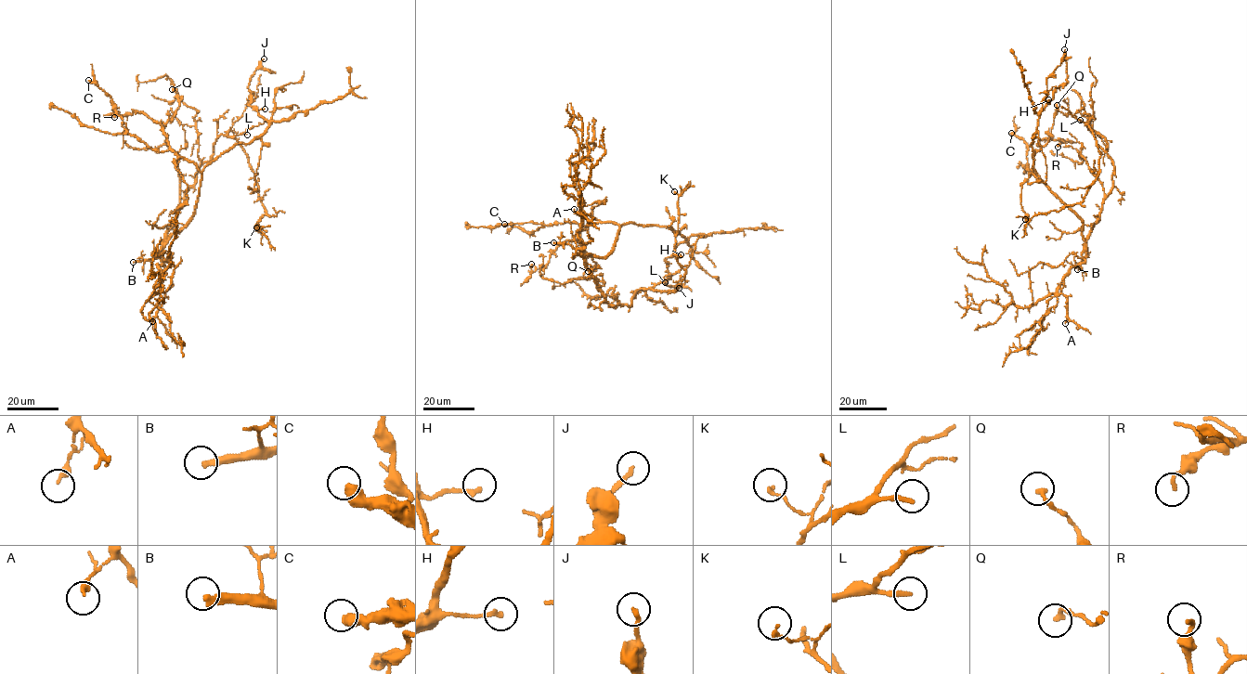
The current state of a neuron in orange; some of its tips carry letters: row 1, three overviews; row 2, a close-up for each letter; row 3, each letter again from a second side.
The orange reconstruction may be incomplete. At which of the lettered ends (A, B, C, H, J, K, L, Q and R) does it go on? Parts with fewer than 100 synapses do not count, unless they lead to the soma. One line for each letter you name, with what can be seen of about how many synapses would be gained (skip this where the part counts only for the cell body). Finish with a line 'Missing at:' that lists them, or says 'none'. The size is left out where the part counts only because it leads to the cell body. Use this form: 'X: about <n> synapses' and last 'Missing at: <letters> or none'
Missing at: B

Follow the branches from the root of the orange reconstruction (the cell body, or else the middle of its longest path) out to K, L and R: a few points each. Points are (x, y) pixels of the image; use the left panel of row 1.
K: (175, 219), (215, 140), (228, 135), (246, 154), (258, 187), (266, 213), (254, 226), (260, 230), (256, 227)
L: (175, 219), (176, 209), (185, 201), (185, 191), (194, 184), (201, 165), (210, 161), (218, 136), (247, 135)
R: (175, 219), (164, 243), (193, 214), (201, 174), (193, 162), (170, 148), (159, 123), (135, 111), (114, 117)

